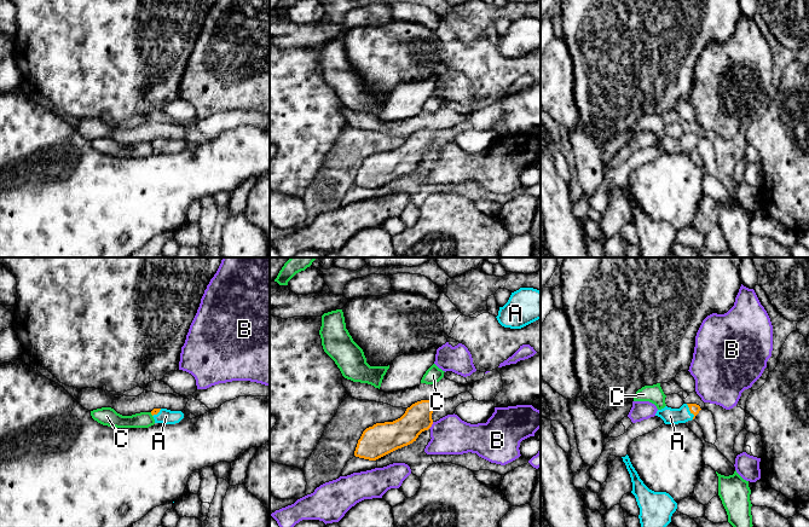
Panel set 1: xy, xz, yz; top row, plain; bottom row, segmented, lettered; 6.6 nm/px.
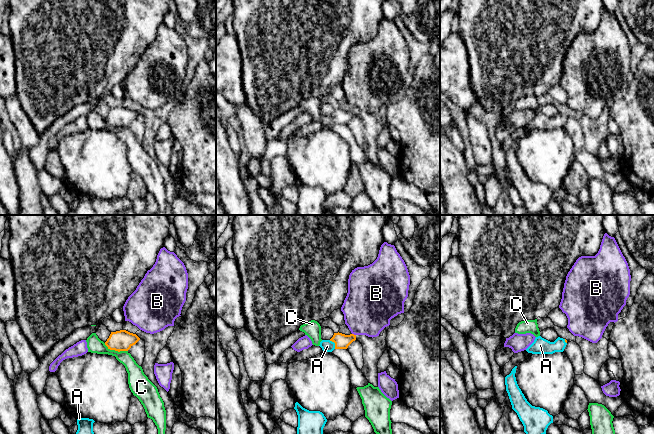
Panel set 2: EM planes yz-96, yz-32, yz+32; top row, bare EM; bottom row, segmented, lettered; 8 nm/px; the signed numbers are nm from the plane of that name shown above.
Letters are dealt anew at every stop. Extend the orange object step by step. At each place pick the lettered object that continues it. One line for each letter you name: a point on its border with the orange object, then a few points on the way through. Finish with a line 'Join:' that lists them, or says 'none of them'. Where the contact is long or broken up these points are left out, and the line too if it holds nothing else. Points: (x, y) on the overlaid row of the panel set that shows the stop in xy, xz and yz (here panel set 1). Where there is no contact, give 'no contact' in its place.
A: contact yz (689, 410); way yz (694, 409), (689, 410), (682, 415), (670, 416)
Join: A

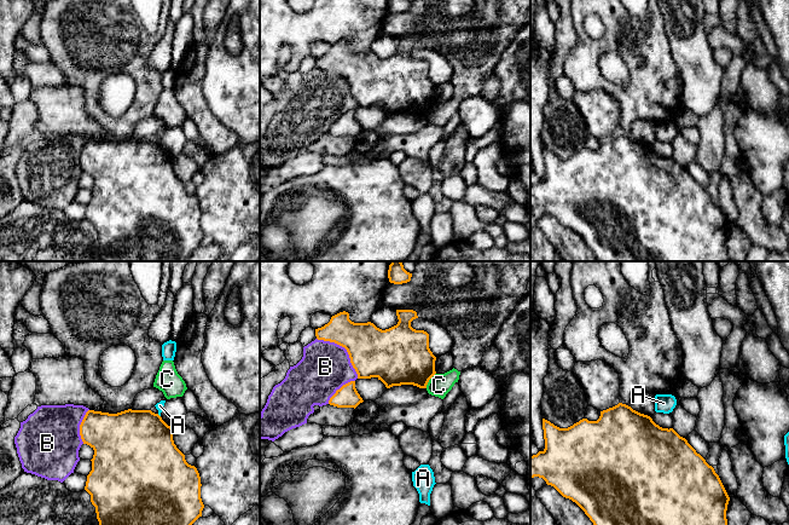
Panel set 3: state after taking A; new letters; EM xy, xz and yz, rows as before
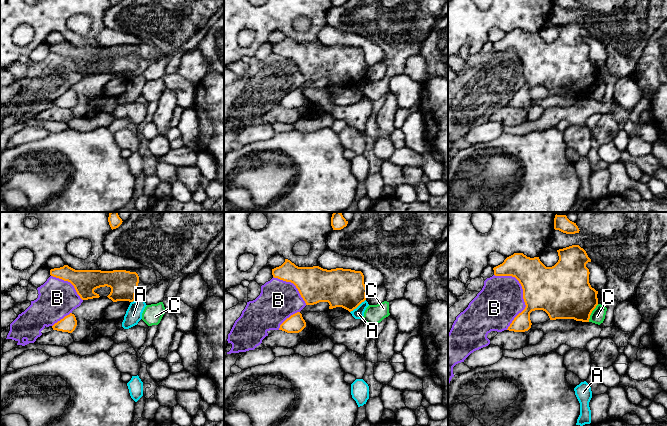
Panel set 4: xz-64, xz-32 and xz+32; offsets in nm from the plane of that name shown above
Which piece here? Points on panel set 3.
Join: none of them

